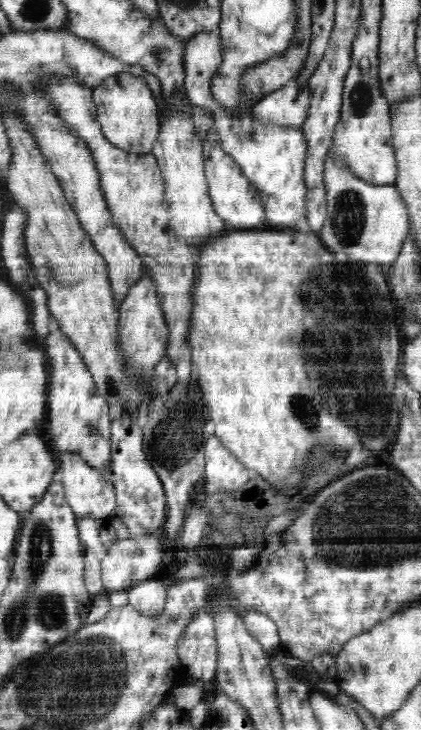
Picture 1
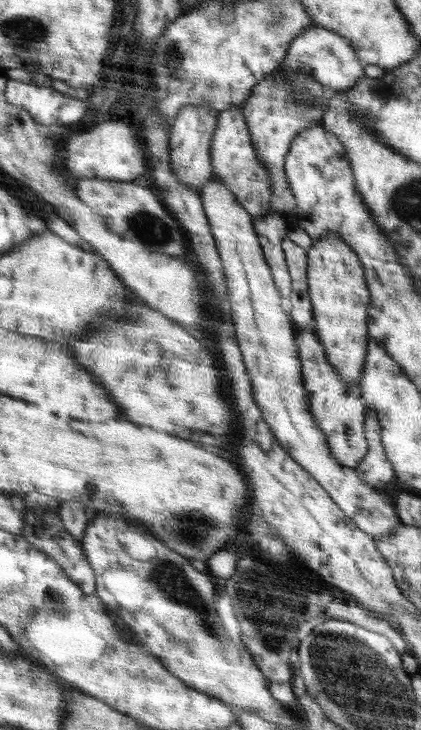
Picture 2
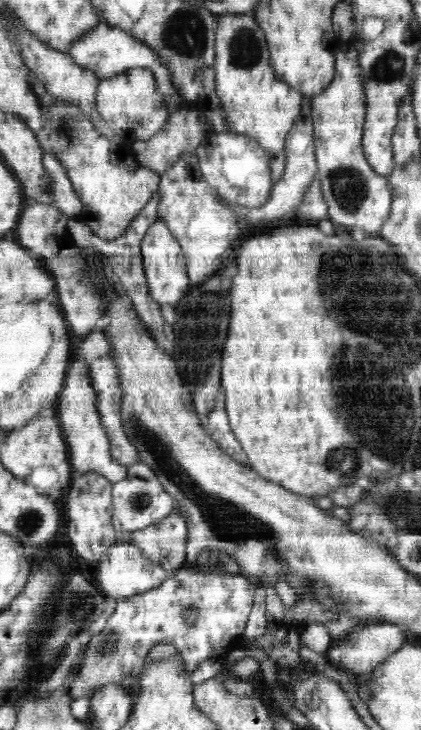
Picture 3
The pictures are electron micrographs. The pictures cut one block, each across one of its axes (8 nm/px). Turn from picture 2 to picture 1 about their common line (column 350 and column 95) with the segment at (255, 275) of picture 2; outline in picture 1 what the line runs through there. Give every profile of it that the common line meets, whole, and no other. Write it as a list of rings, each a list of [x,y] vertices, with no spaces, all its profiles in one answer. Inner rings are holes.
[[[77,452],[57,454],[58,479],[62,482],[68,506],[74,511],[75,517],[90,516],[95,520],[110,518],[115,509],[115,490],[113,484],[105,479],[101,469],[88,466]]]

